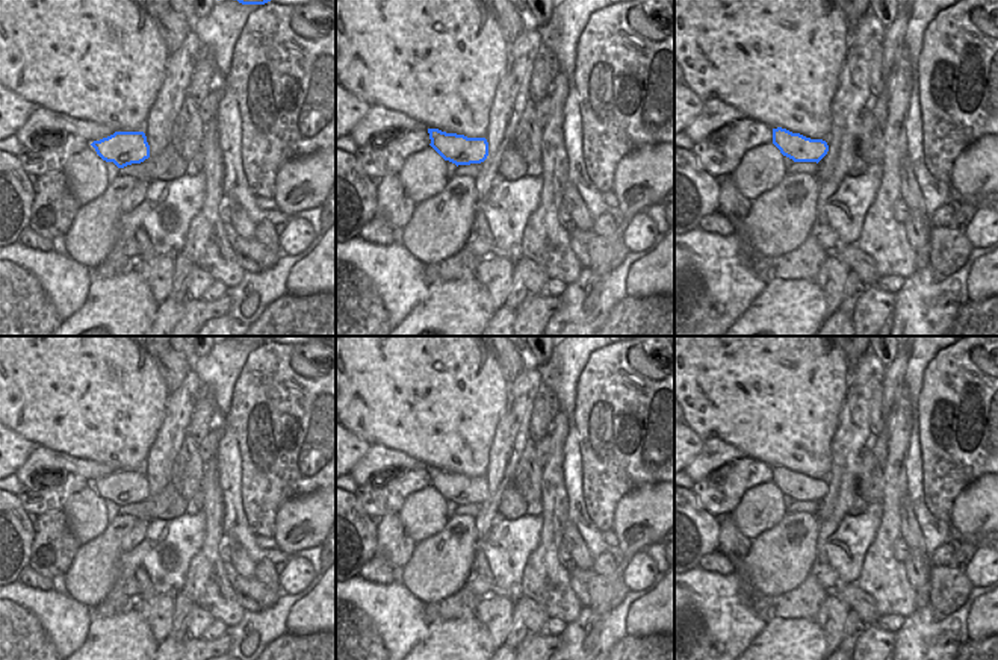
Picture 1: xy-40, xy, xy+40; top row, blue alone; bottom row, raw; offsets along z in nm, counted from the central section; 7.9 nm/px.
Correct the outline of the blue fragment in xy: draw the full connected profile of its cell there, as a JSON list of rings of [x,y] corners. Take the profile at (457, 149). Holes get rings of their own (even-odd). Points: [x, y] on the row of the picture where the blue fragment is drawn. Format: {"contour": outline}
{"contour": [[[428,129],[431,147],[445,159],[458,165],[481,163],[488,156],[485,138],[467,138],[464,135],[446,133]]]}

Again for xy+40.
{"contour": [[[773,129],[773,144],[794,162],[820,162],[829,151],[823,139],[810,139],[786,129]]]}

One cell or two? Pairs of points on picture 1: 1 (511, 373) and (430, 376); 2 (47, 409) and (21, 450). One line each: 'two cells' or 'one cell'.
1: two cells
2: two cells

